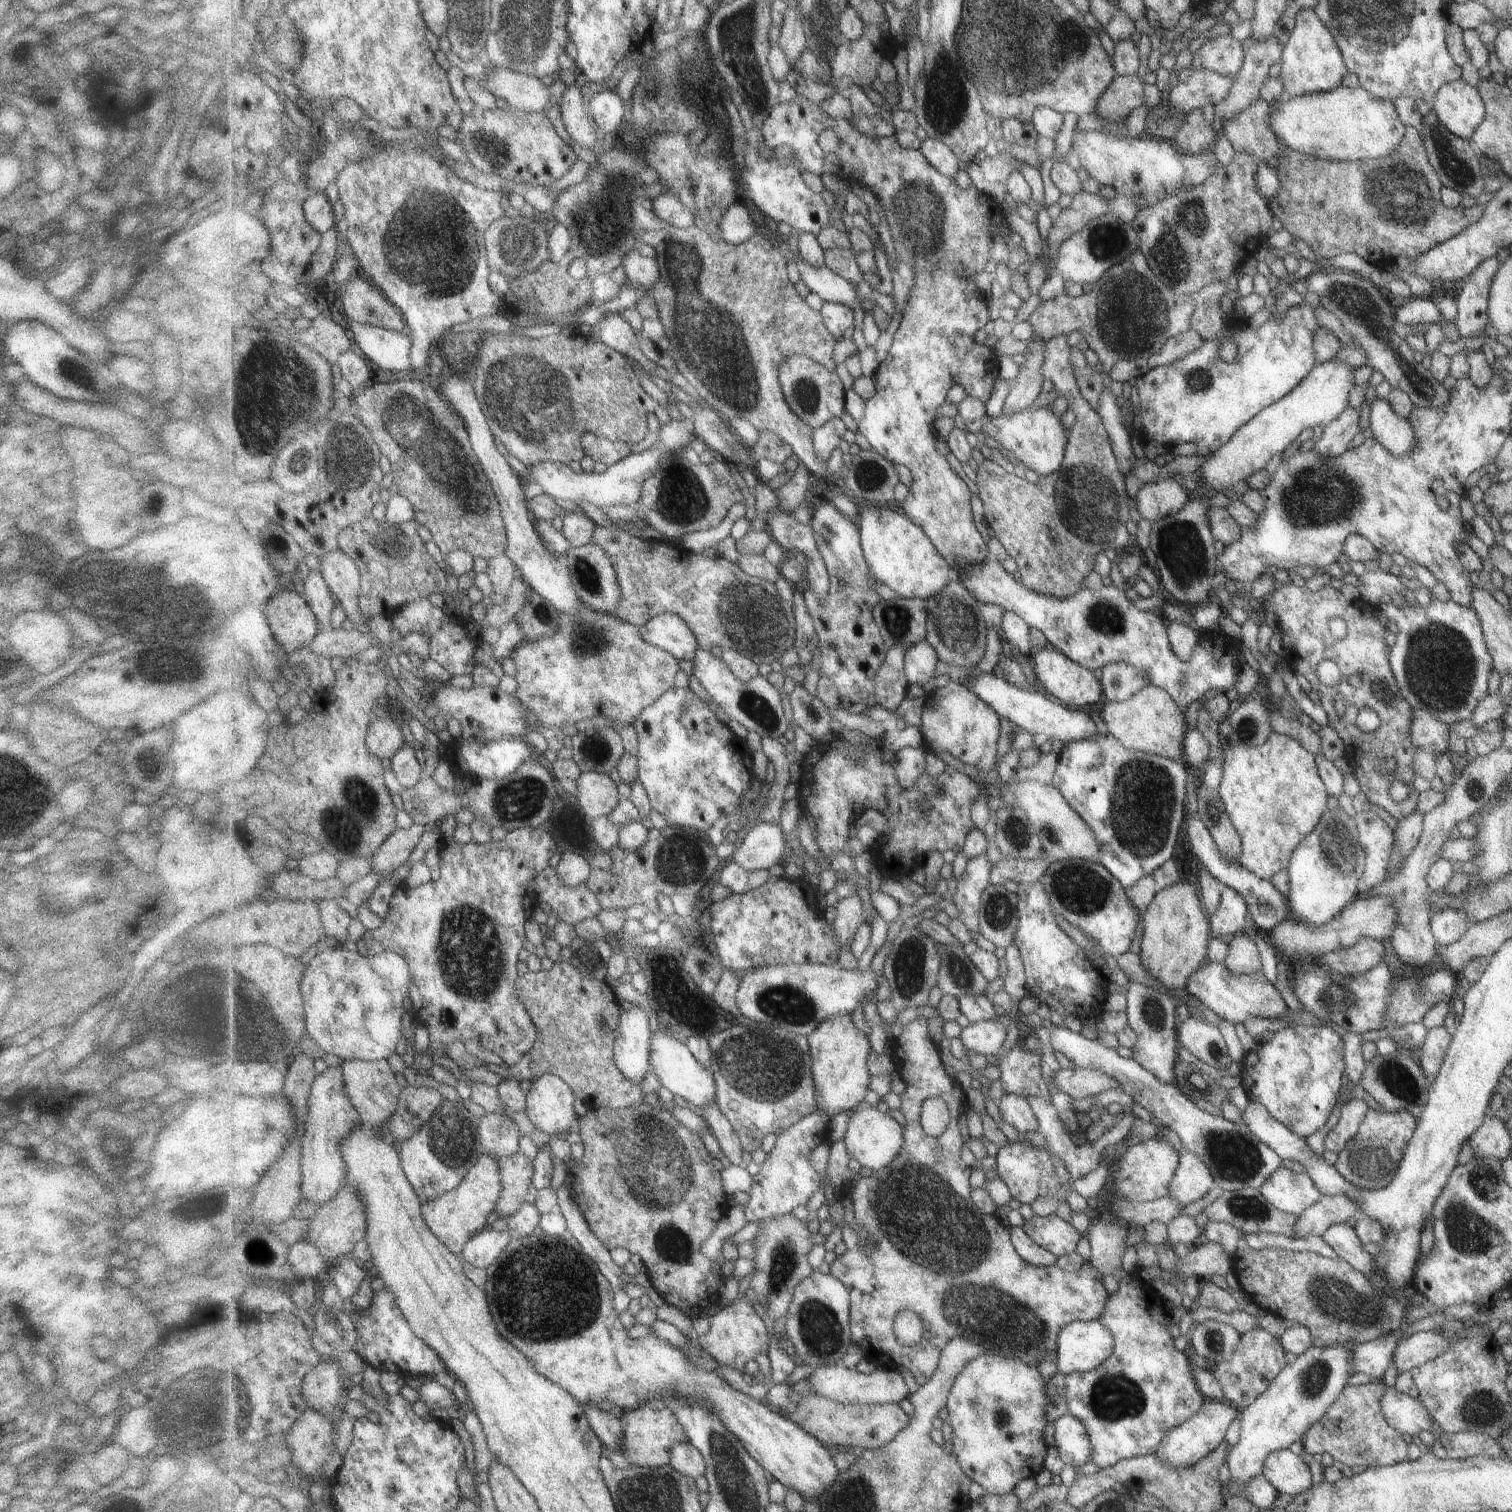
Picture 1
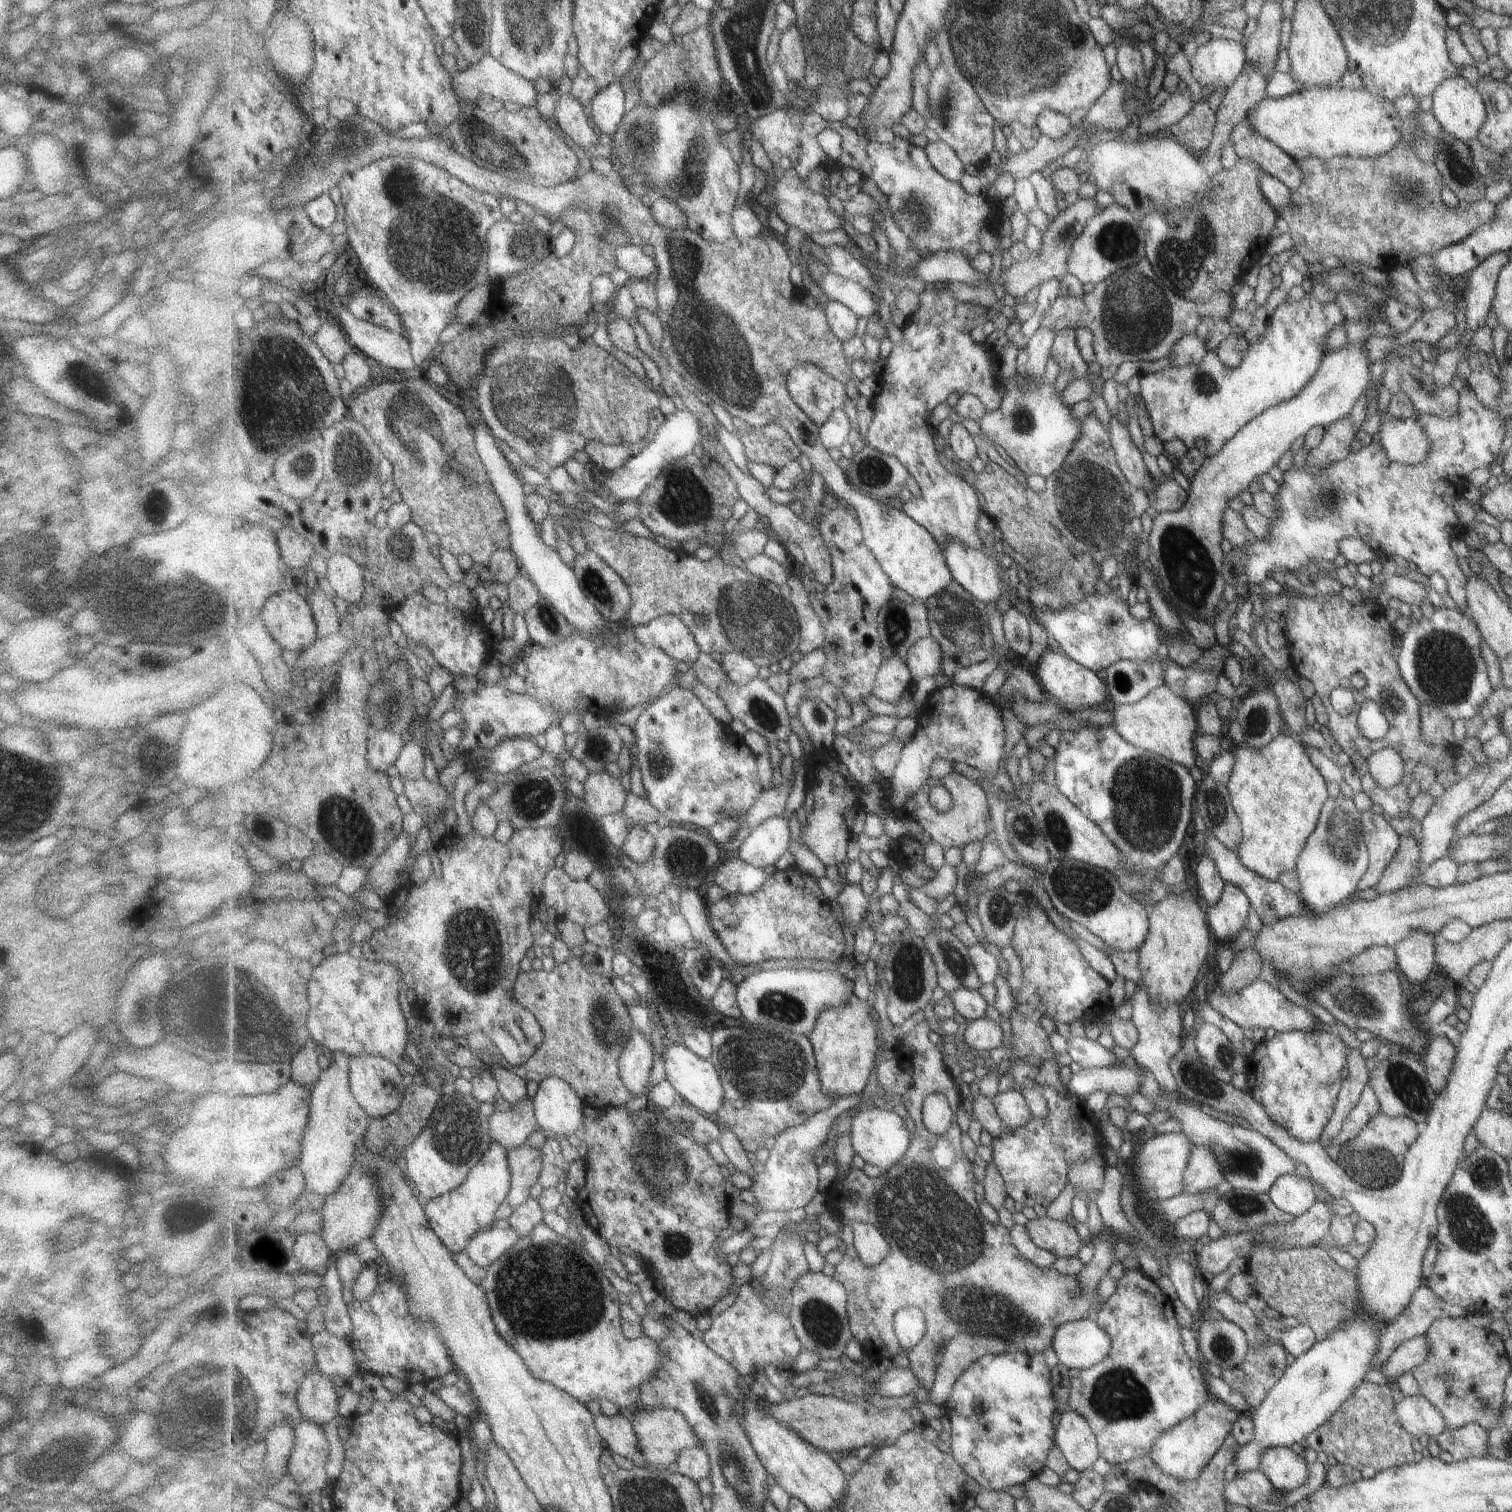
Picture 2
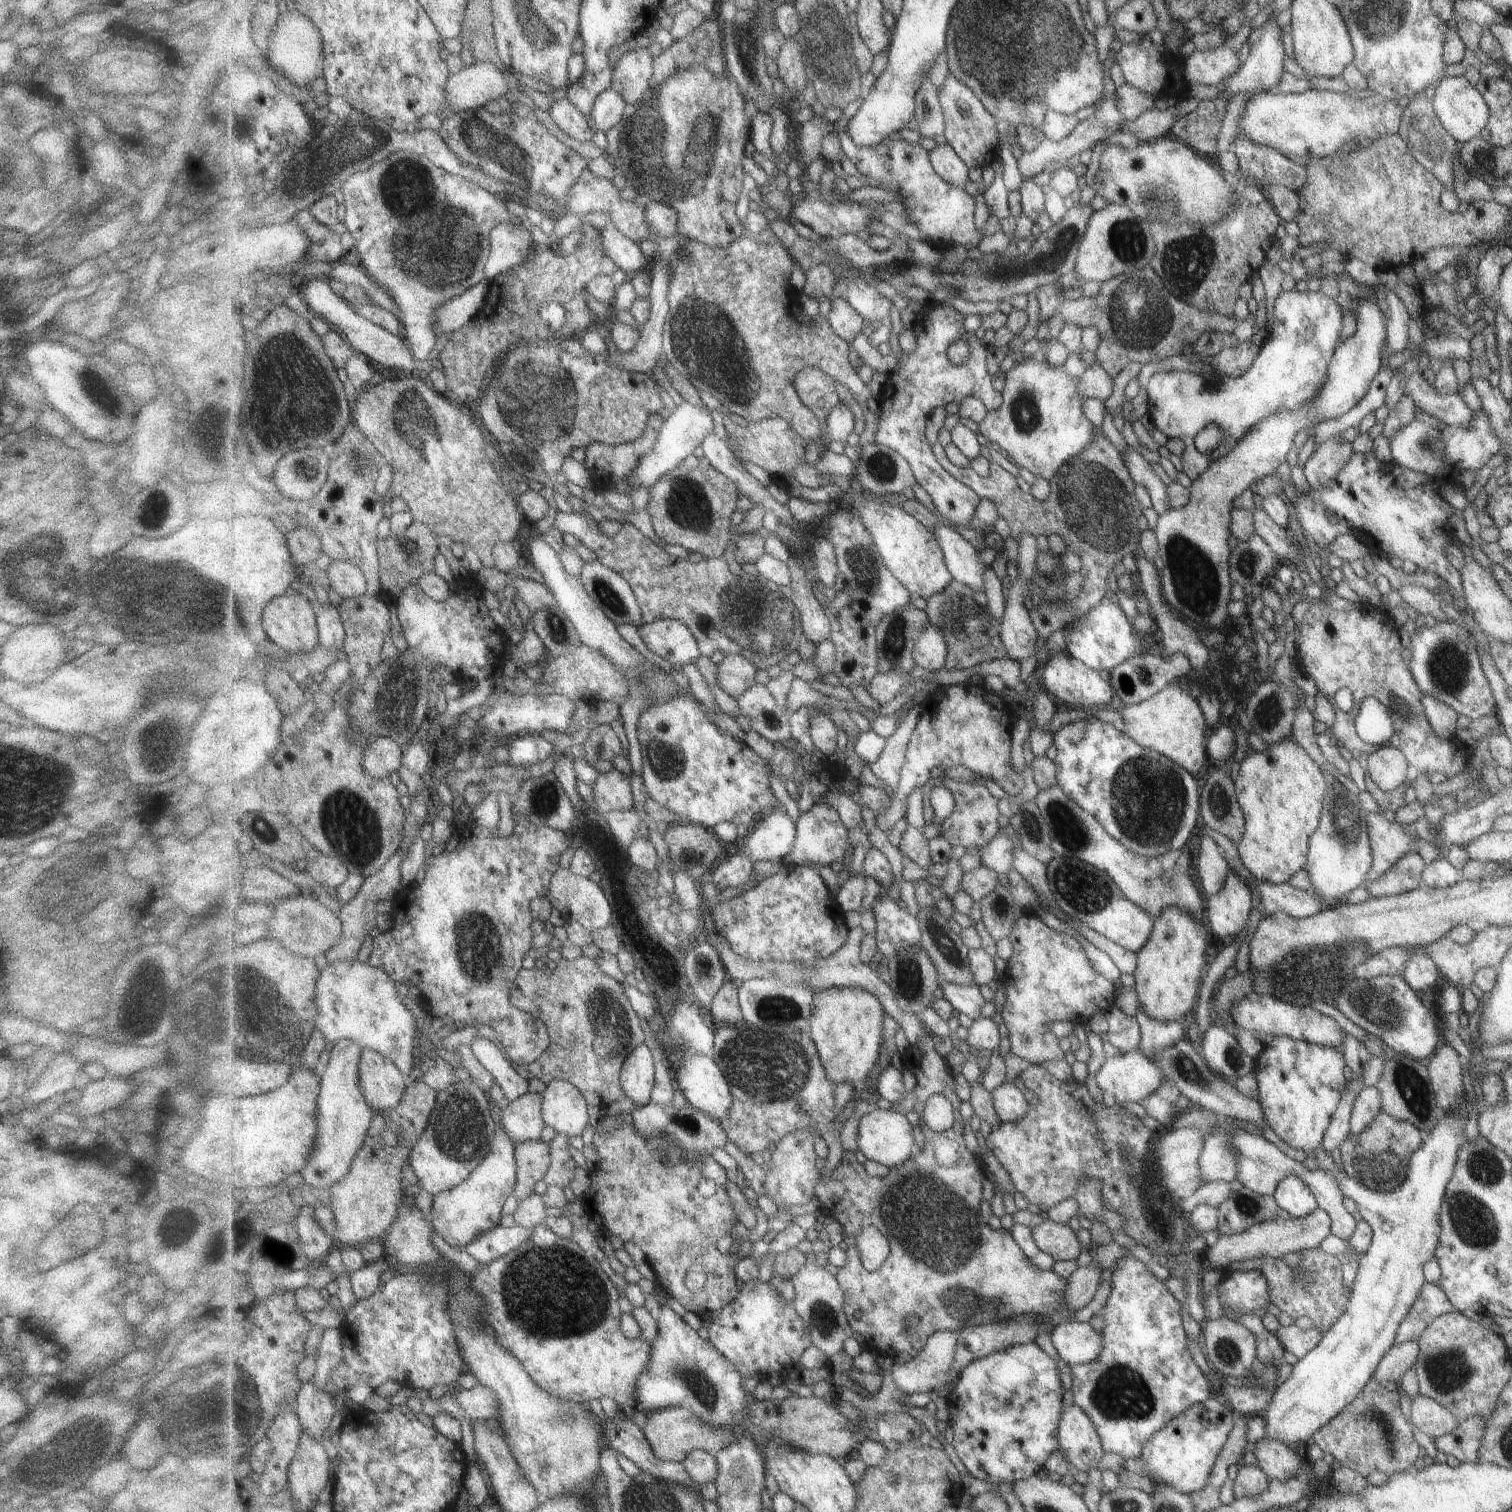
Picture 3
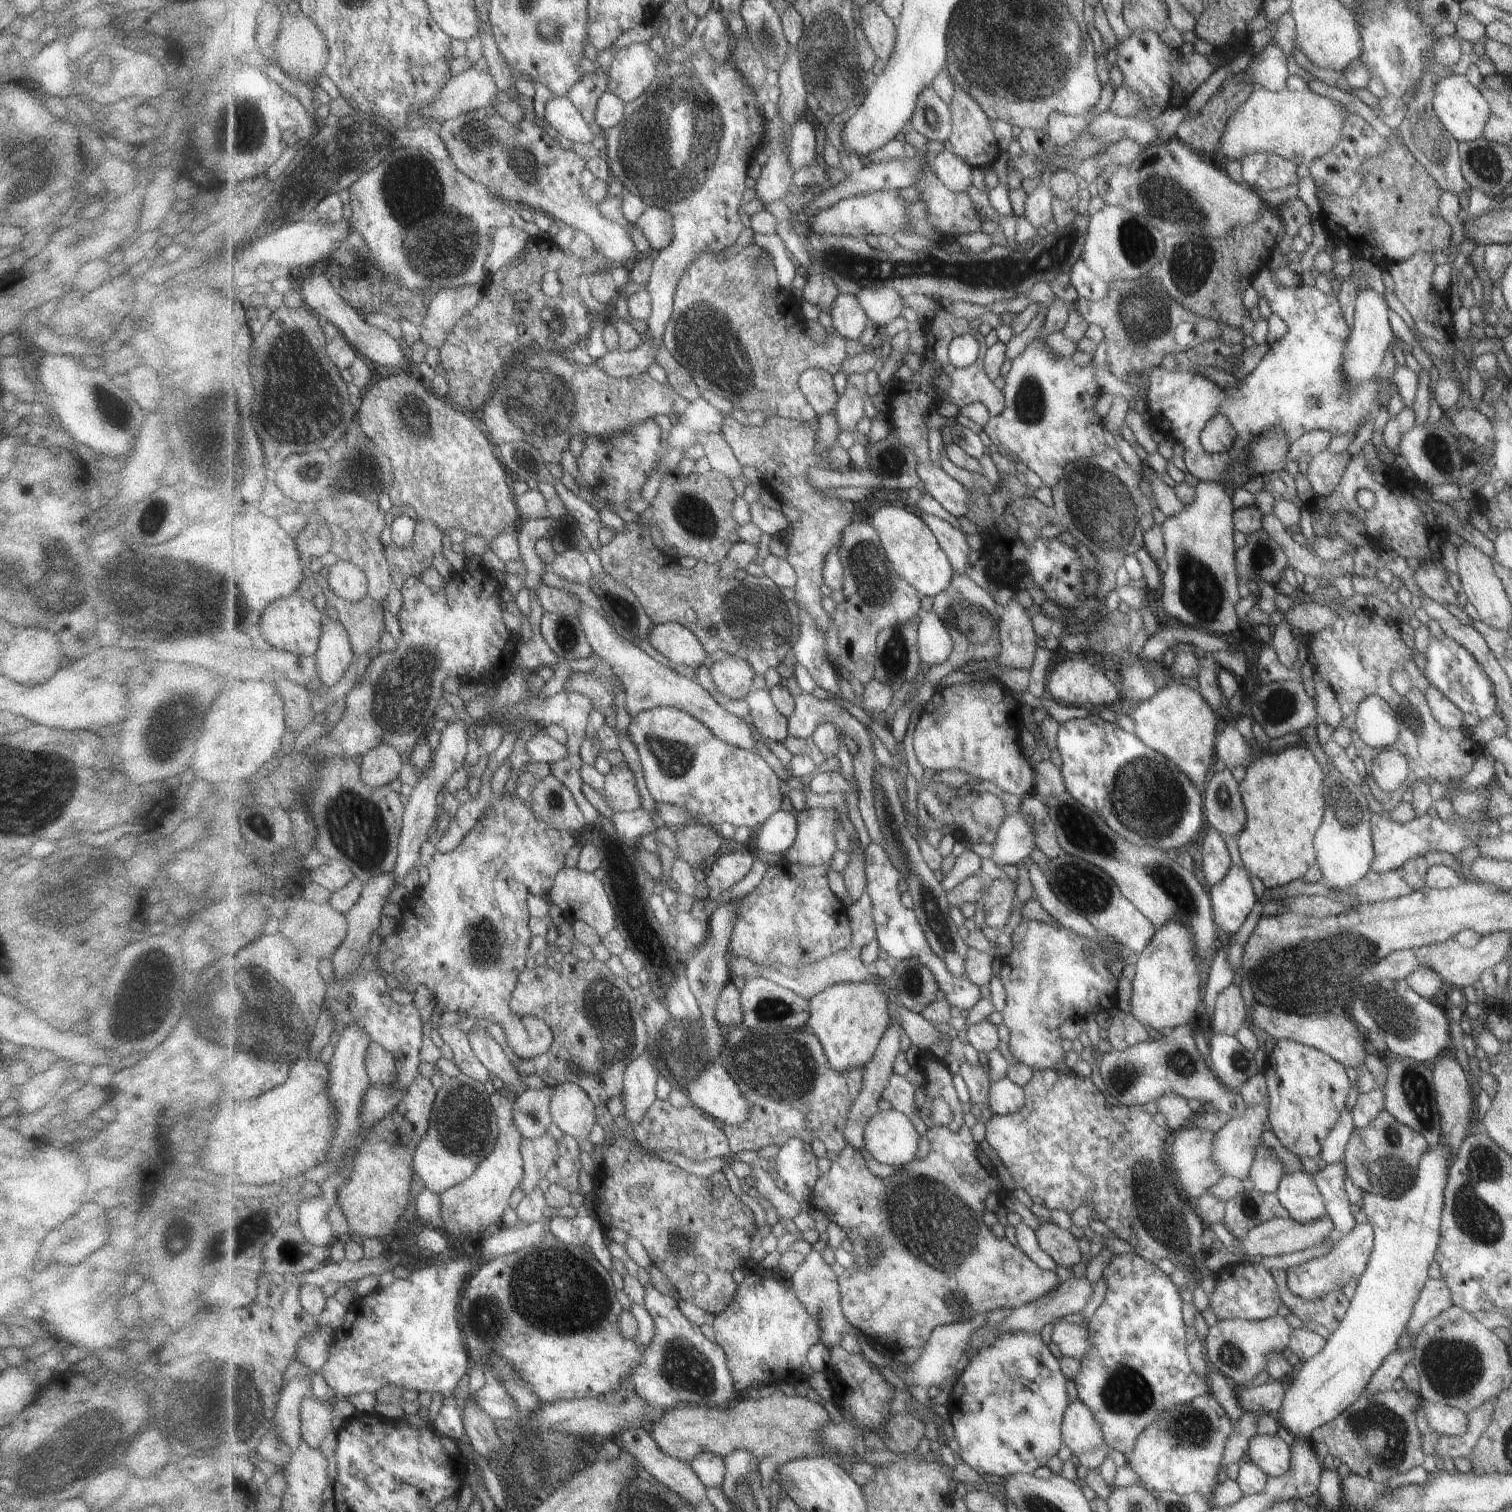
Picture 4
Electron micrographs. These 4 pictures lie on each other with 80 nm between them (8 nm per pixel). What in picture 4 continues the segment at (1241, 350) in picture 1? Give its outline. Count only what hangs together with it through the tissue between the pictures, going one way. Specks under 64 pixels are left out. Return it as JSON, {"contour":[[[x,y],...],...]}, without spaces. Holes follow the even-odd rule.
{"contour":[[[1263,267],[1261,270],[1257,271],[1257,274],[1253,276],[1250,280],[1250,285],[1254,288],[1257,294],[1261,294],[1263,298],[1267,301],[1267,304],[1272,313],[1279,316],[1279,318],[1286,324],[1287,333],[1283,335],[1282,338],[1279,338],[1275,343],[1269,345],[1269,350],[1267,350],[1267,354],[1261,358],[1258,362],[1255,369],[1245,375],[1237,387],[1233,388],[1223,388],[1217,386],[1213,381],[1207,379],[1207,377],[1203,377],[1200,374],[1193,372],[1179,372],[1179,371],[1167,371],[1162,369],[1160,366],[1157,367],[1149,367],[1146,370],[1146,374],[1143,372],[1143,381],[1147,381],[1147,392],[1145,392],[1145,406],[1148,414],[1150,415],[1150,421],[1152,427],[1160,431],[1167,439],[1172,442],[1181,442],[1184,446],[1184,457],[1183,462],[1185,464],[1185,470],[1199,479],[1199,481],[1207,481],[1209,483],[1219,483],[1224,487],[1226,493],[1231,497],[1234,493],[1234,488],[1232,484],[1224,477],[1226,471],[1230,467],[1234,467],[1235,465],[1242,464],[1244,461],[1248,459],[1248,455],[1250,454],[1250,444],[1266,429],[1272,429],[1273,431],[1279,431],[1282,435],[1282,439],[1289,446],[1297,437],[1300,437],[1304,432],[1307,431],[1325,431],[1328,430],[1328,433],[1331,437],[1338,437],[1339,435],[1345,435],[1346,433],[1356,434],[1356,431],[1360,427],[1361,424],[1370,420],[1376,410],[1379,410],[1381,407],[1385,407],[1387,401],[1394,395],[1397,391],[1397,387],[1395,383],[1389,379],[1383,379],[1382,381],[1376,381],[1375,376],[1371,377],[1369,380],[1363,381],[1362,383],[1356,385],[1349,385],[1346,383],[1342,373],[1342,352],[1344,349],[1344,344],[1346,343],[1347,337],[1350,335],[1350,328],[1345,324],[1344,318],[1341,314],[1340,306],[1338,305],[1338,300],[1334,295],[1329,295],[1327,293],[1323,293],[1318,289],[1315,289],[1314,285],[1305,286],[1294,285],[1292,287],[1283,287],[1277,285],[1275,281],[1273,281],[1273,275],[1267,270],[1267,268]],[[1215,415],[1223,415],[1225,418],[1229,419],[1231,426],[1235,429],[1237,436],[1235,437],[1234,444],[1232,448],[1226,450],[1225,452],[1220,453],[1208,453],[1203,450],[1203,447],[1200,445],[1198,441],[1199,433],[1201,429],[1205,426],[1205,423]]]}

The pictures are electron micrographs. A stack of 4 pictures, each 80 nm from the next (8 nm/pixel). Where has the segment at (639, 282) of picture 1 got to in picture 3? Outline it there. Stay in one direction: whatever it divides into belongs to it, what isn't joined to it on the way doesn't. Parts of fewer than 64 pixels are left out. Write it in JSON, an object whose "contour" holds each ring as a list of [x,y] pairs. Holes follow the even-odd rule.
{"contour":[[[607,225],[605,229],[599,231],[599,238],[603,240],[603,248],[607,256],[611,258],[628,277],[637,274],[639,270],[652,268],[654,259],[645,257],[641,252],[640,244],[633,242],[623,232],[617,228]]]}

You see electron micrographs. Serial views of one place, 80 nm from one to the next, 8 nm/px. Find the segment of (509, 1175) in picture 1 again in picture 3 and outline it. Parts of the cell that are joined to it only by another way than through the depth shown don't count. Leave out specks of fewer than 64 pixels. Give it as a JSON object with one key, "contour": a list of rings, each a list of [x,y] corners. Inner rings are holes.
{"contour":[[[543,1140],[521,1142],[515,1150],[515,1160],[518,1161],[518,1184],[513,1196],[520,1202],[534,1195],[535,1184],[550,1171],[550,1144]]]}

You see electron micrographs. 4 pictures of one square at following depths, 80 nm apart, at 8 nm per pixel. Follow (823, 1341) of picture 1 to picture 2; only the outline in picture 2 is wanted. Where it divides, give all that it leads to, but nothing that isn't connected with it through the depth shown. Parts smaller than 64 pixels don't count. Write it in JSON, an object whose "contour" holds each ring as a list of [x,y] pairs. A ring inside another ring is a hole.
{"contour":[[[809,1270],[797,1279],[791,1292],[789,1314],[804,1348],[816,1352],[821,1359],[841,1358],[845,1355],[846,1346],[854,1338],[846,1307],[849,1303],[849,1292],[845,1285],[822,1271]]]}

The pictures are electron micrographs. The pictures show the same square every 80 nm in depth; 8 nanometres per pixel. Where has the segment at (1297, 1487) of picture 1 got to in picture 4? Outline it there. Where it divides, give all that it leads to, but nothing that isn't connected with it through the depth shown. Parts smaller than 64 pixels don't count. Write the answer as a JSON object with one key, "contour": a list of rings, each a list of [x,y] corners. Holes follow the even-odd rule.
{"contour":[[[1255,1433],[1248,1440],[1246,1453],[1249,1460],[1269,1477],[1283,1475],[1290,1467],[1290,1446],[1277,1434]]]}

